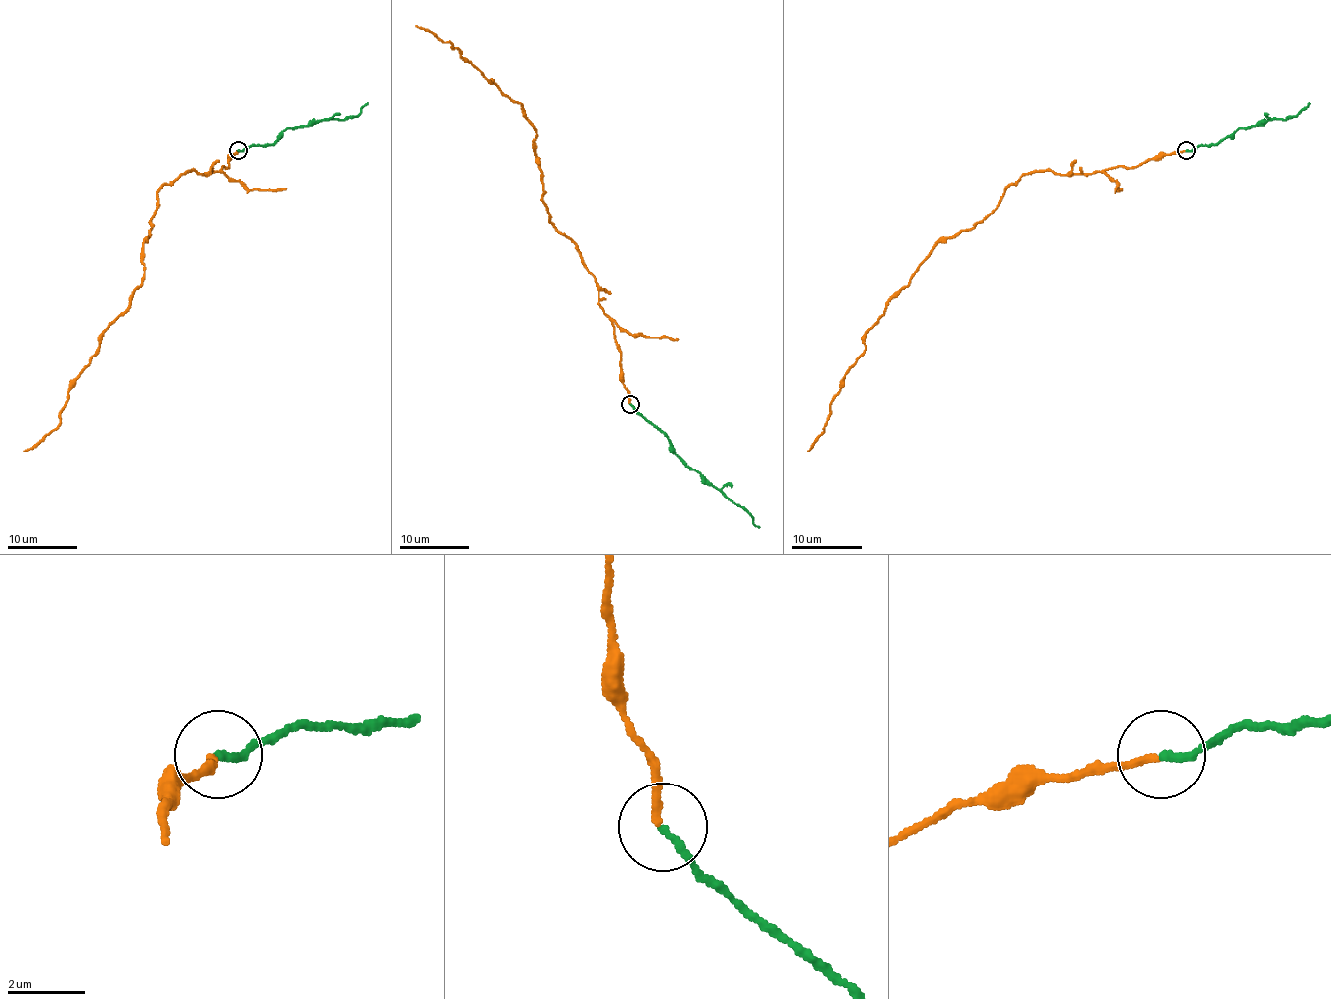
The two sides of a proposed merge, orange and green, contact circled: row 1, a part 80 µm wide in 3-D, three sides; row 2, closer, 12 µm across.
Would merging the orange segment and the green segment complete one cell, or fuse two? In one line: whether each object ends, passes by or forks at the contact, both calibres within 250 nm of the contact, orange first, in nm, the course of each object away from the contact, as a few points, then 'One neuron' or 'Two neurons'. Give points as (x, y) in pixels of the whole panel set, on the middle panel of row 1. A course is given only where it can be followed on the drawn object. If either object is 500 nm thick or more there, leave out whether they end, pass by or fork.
At the ring orange ends. At the ring green ends. Thickness 190 nm (orange) against 190 nm. Course of orange: (630, 402), (598, 284), (549, 221), (537, 129), (522, 106), (458, 49), (415, 26). Course of green: (630, 404), (663, 434), (679, 457), (744, 510), (760, 527). One neuron

